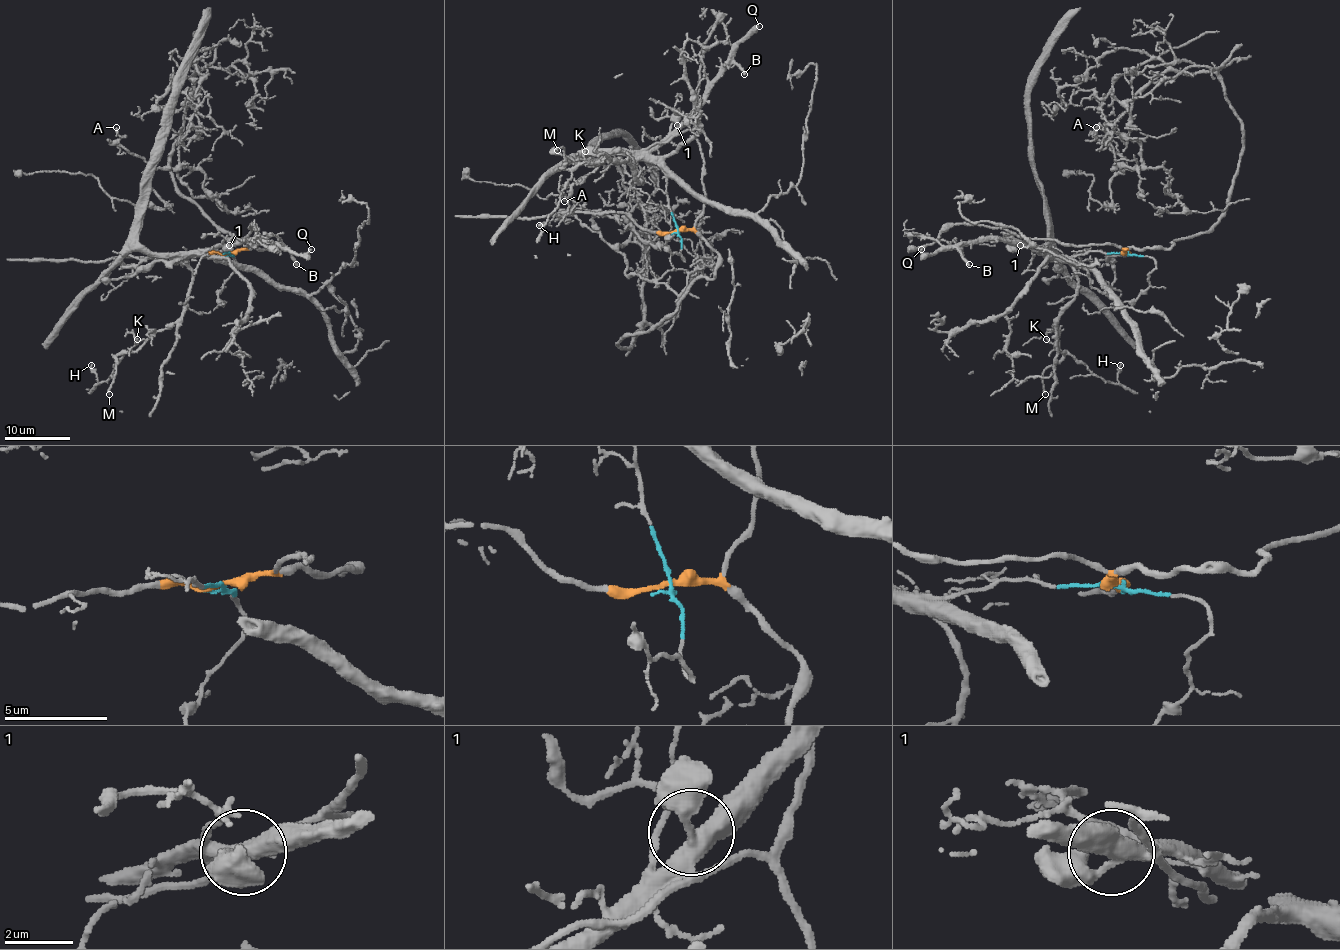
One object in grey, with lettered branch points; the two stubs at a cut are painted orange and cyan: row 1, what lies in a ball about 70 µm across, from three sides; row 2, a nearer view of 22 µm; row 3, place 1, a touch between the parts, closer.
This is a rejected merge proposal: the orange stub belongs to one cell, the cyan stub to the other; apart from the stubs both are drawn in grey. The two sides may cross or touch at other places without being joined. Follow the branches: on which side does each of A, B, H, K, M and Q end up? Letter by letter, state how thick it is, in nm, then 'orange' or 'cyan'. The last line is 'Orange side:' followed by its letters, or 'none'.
A: 160 nm | orange
B: 280 nm | cyan
H: 200 nm | cyan
K: 120 nm | cyan
M: 160 nm | cyan
Q: 190 nm | cyan
Orange side: A

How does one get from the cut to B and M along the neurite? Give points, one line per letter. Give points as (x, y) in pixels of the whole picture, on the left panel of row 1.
B: (228, 253), (219, 252), (217, 257), (202, 253), (219, 245), (266, 239), (284, 247), (297, 265)
M: (228, 253), (186, 258), (192, 273), (188, 307), (135, 351), (117, 356), (109, 394)

